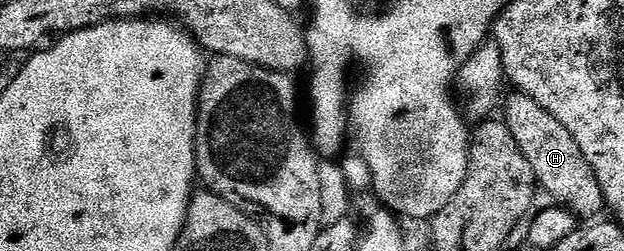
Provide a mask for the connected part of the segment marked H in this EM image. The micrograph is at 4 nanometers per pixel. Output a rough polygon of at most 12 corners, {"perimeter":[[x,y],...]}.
{"perimeter":[[531,96],[505,126],[538,187],[581,220],[606,209],[571,132]]}

